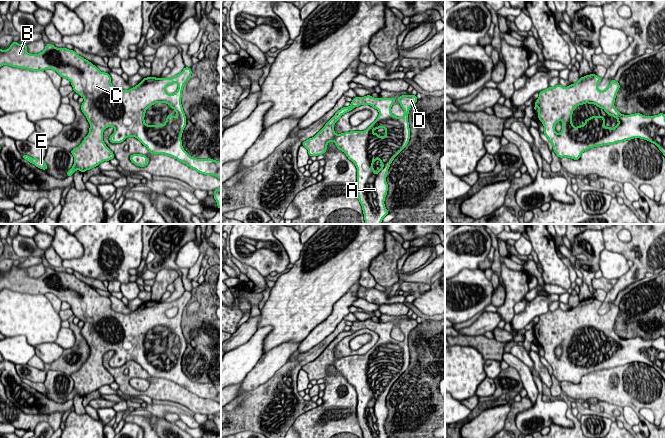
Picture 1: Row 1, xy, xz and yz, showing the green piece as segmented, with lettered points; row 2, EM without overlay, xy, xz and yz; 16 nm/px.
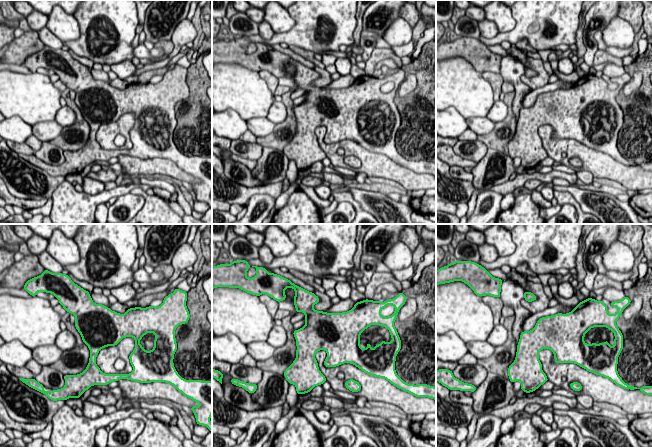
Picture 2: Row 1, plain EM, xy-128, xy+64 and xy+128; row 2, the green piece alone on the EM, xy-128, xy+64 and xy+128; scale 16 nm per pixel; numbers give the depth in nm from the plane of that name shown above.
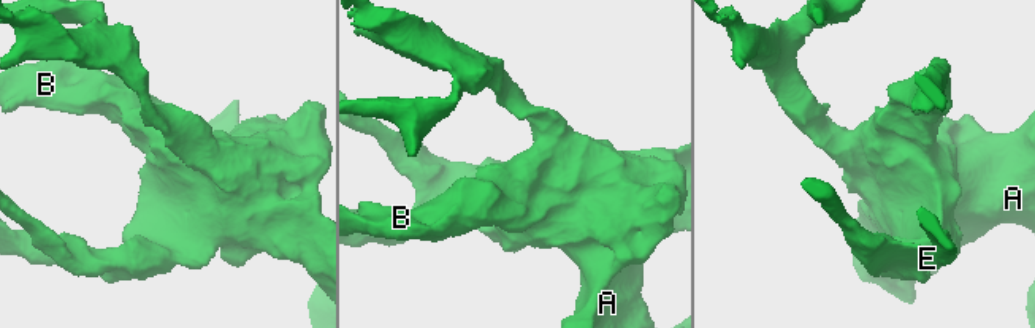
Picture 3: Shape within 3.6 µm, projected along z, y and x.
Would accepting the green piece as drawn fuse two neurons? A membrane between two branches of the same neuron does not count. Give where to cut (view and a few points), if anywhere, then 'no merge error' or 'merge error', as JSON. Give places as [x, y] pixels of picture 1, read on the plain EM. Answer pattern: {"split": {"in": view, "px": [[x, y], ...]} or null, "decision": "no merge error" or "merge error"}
{"split": null, "decision": "no merge error"}

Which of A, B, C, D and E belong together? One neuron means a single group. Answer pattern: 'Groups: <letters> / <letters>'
Groups: A B C D E

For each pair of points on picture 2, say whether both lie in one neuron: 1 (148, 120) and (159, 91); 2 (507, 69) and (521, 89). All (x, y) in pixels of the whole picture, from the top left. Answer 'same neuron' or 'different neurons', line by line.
1: same neuron
2: same neuron

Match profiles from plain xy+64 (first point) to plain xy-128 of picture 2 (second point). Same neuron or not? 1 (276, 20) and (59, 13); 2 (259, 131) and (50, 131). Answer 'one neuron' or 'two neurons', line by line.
1: one neuron
2: one neuron

